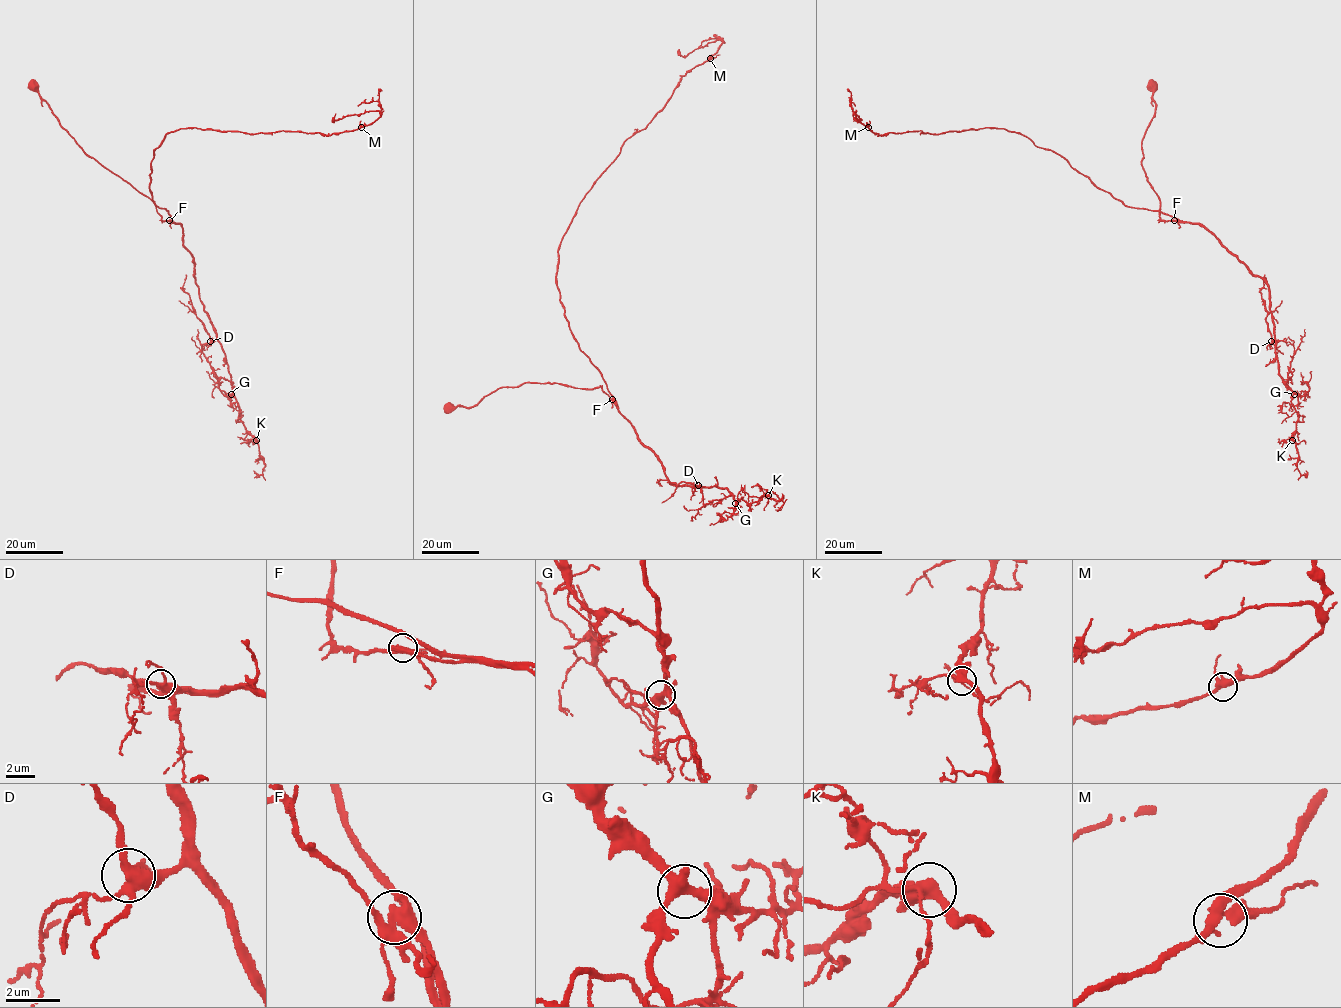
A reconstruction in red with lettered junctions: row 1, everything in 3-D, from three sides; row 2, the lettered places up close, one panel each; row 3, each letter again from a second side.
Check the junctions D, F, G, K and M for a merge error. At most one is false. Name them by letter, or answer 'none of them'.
none of them

